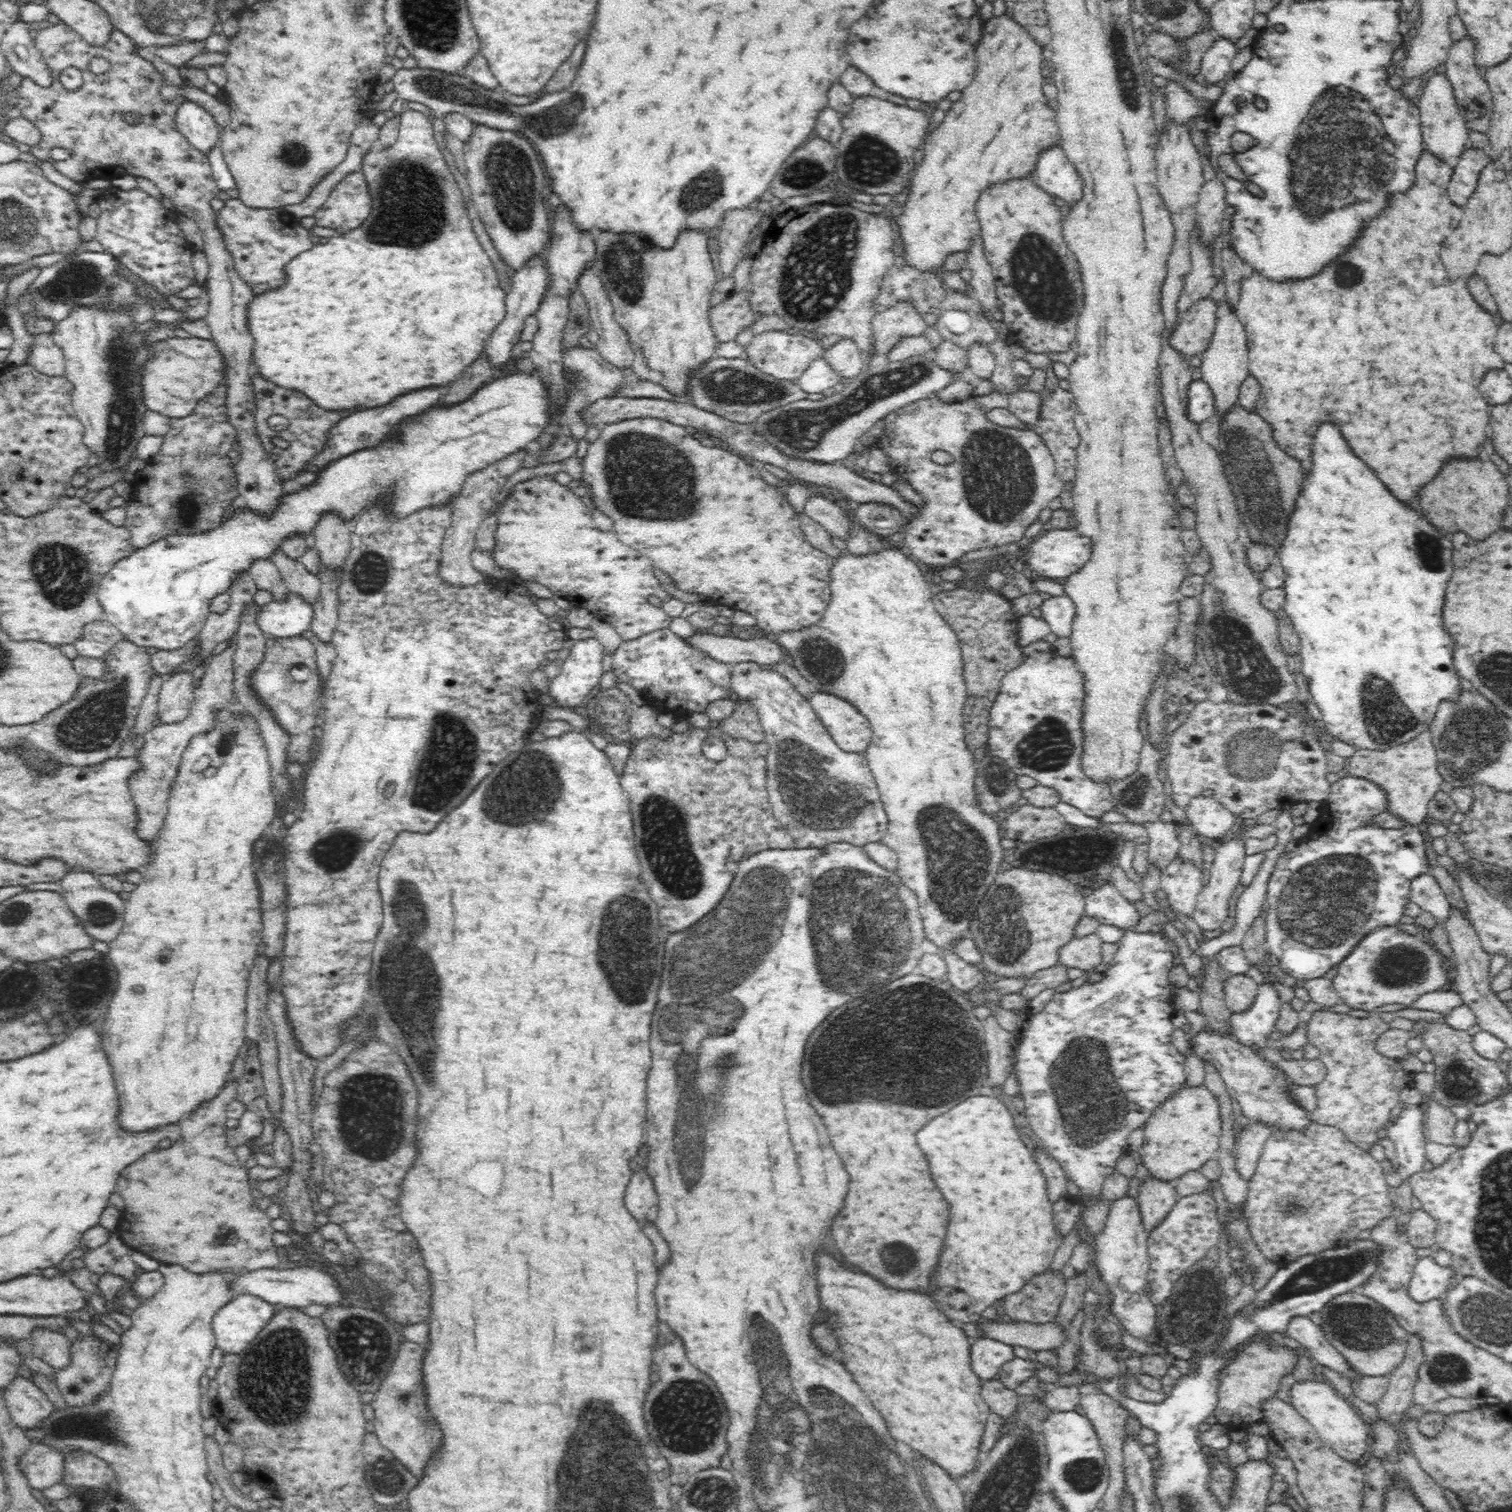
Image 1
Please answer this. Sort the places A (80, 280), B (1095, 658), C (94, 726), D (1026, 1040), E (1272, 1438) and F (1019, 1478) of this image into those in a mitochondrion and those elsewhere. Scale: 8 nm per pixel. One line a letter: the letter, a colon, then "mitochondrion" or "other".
A: mitochondrion
B: other
C: mitochondrion
D: other
E: other
F: mitochondrion

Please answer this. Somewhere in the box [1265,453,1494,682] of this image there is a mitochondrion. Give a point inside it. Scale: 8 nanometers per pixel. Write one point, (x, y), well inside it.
(1430, 552)

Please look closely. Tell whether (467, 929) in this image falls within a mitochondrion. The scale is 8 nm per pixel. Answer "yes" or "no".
no

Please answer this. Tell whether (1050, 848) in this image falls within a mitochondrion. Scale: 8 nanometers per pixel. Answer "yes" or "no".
no

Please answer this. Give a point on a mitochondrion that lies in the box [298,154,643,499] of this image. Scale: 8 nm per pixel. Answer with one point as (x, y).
(412, 208)

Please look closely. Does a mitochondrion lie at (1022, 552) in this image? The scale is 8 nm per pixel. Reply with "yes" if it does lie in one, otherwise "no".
no

